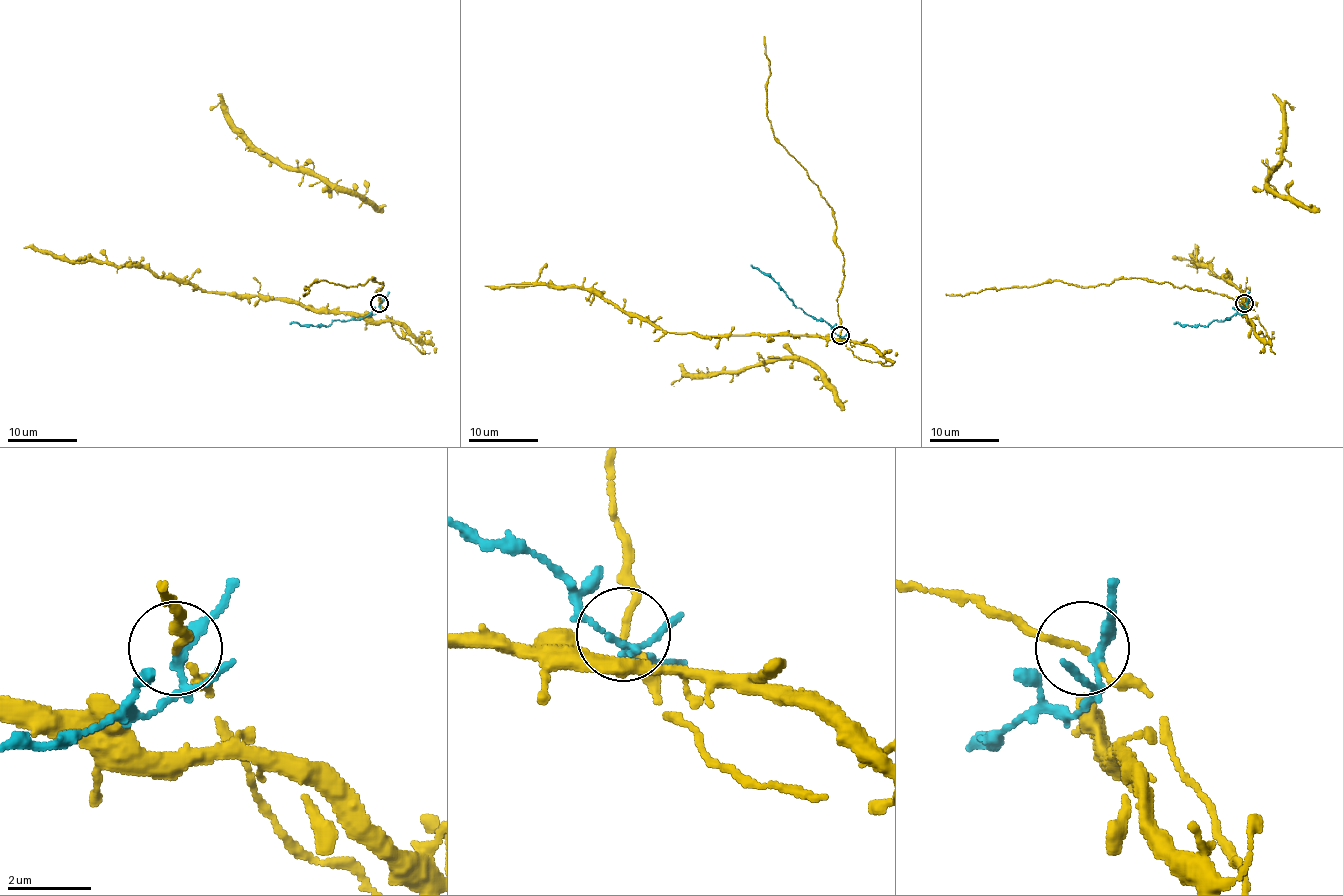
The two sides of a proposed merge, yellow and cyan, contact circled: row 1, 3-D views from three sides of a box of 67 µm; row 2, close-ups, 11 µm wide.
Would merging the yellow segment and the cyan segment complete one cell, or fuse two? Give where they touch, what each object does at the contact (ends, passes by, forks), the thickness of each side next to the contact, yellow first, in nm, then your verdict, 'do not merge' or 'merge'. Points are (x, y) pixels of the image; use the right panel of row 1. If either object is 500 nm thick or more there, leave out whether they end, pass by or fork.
place (1244, 303); yellow passes by; cyan forks; calibres 120 and 160 nm; do not merge

